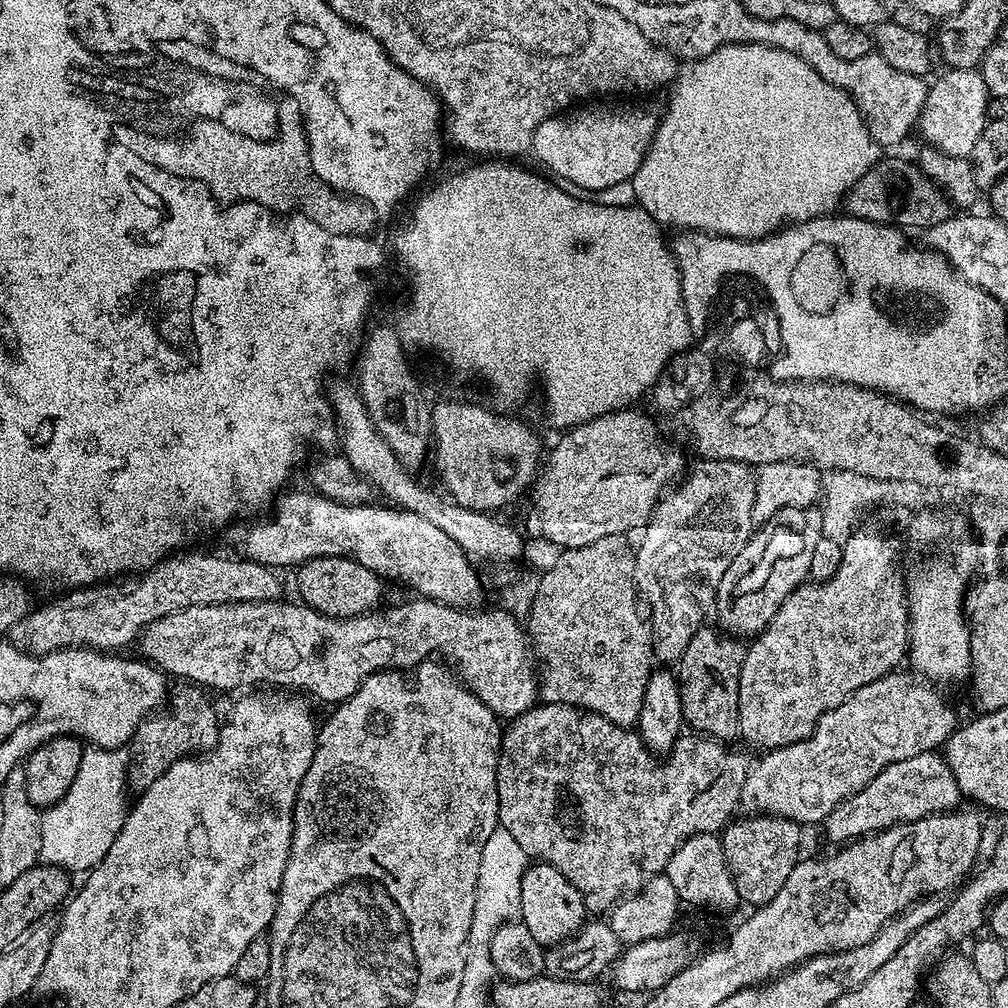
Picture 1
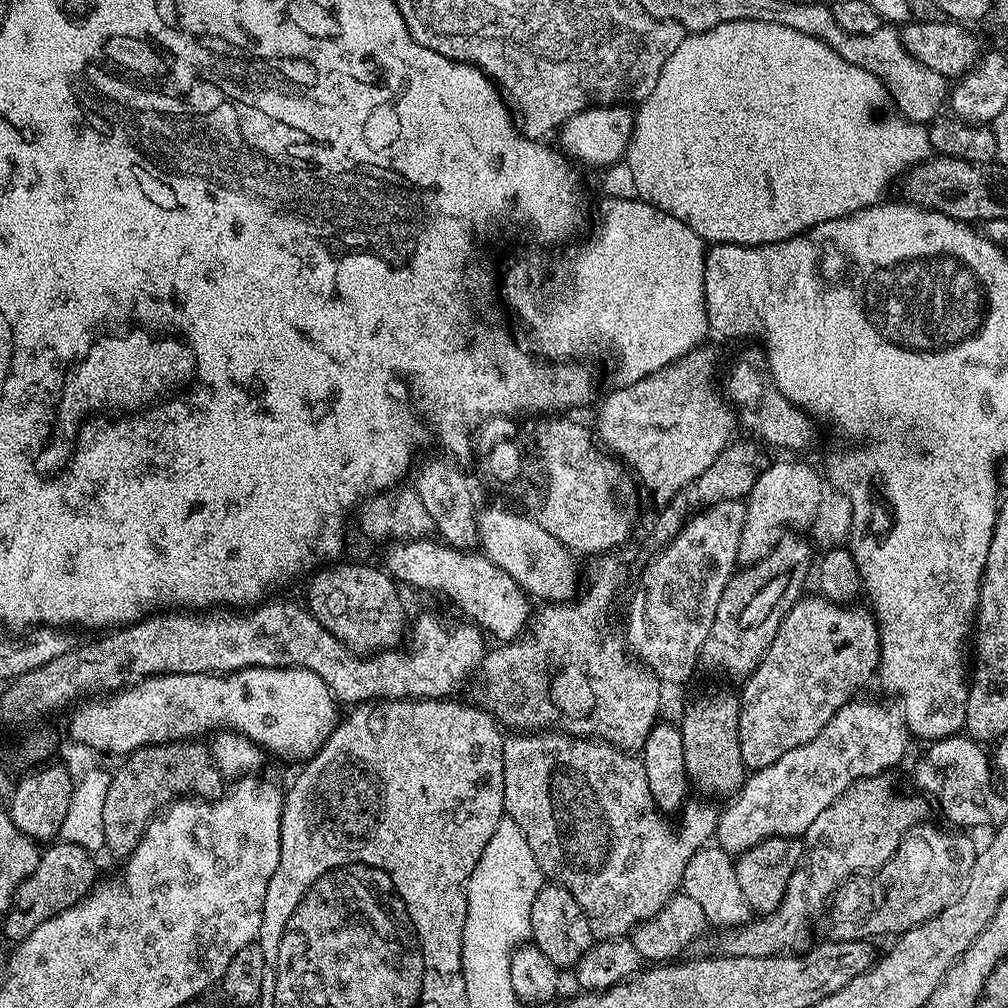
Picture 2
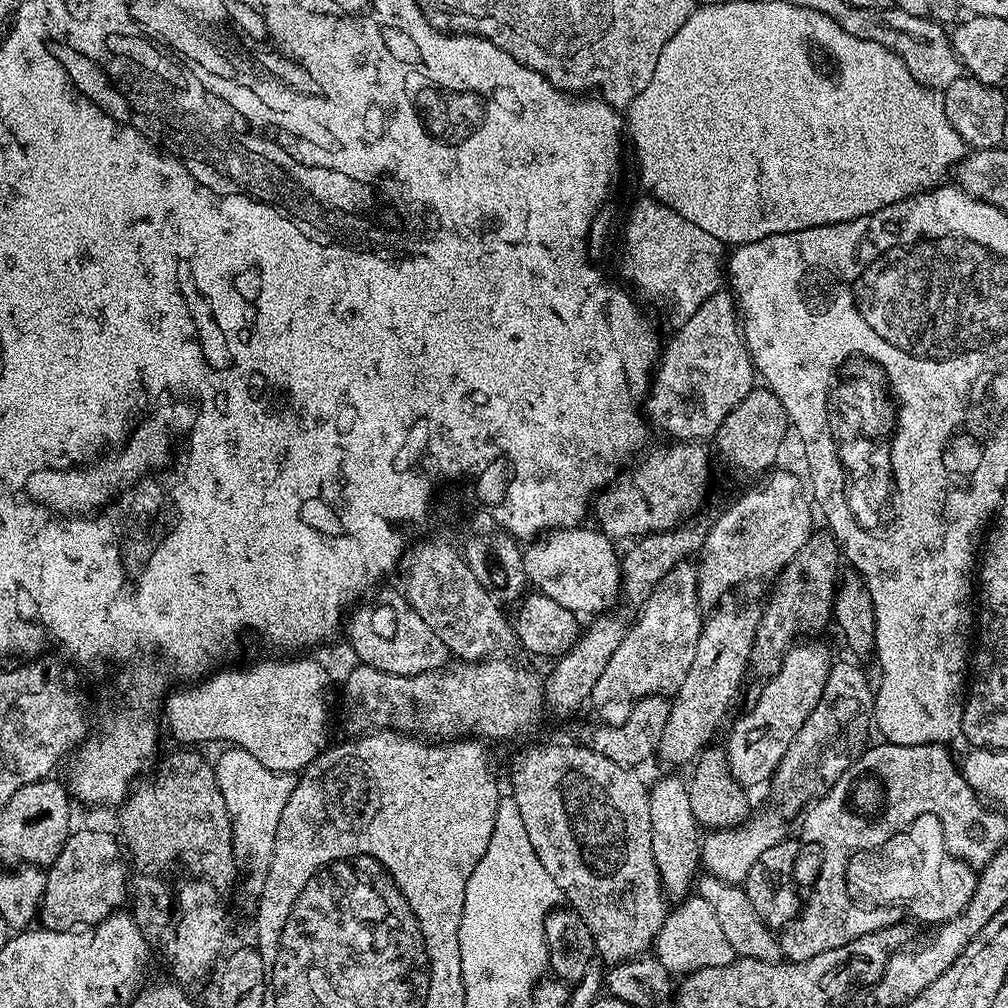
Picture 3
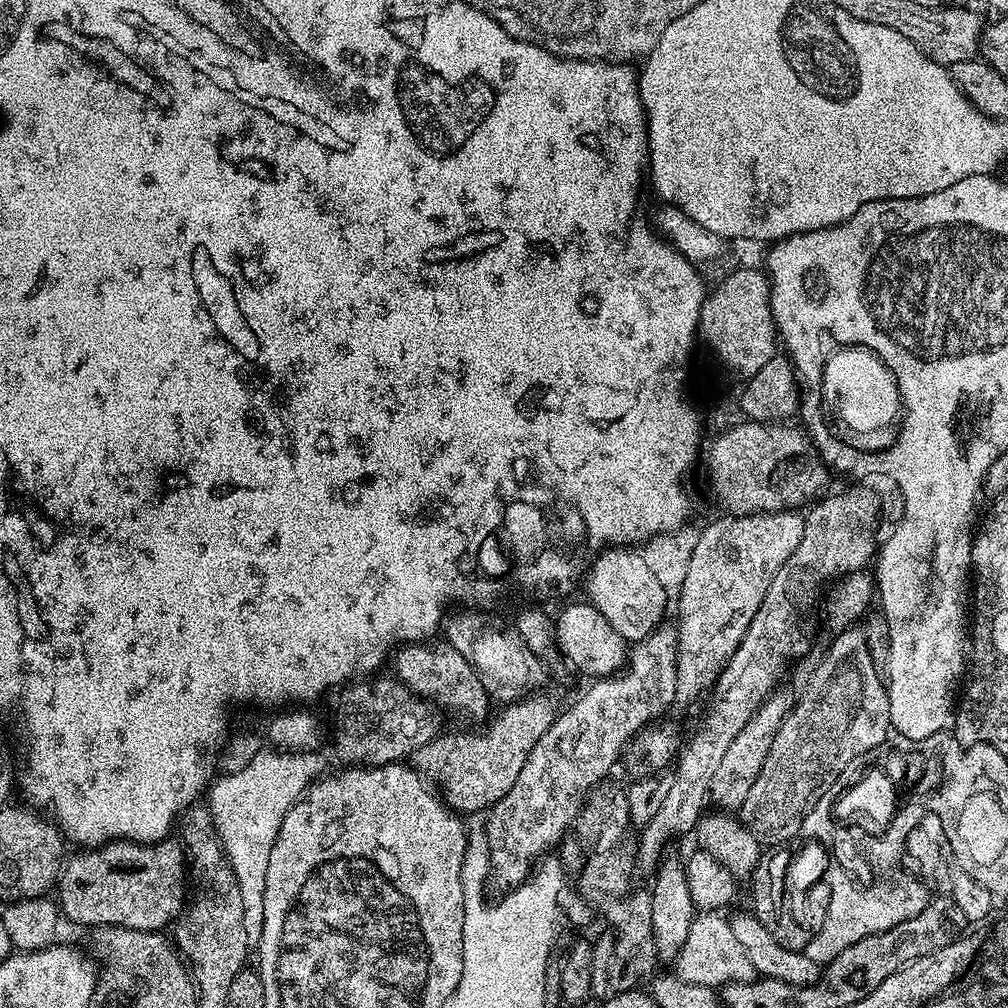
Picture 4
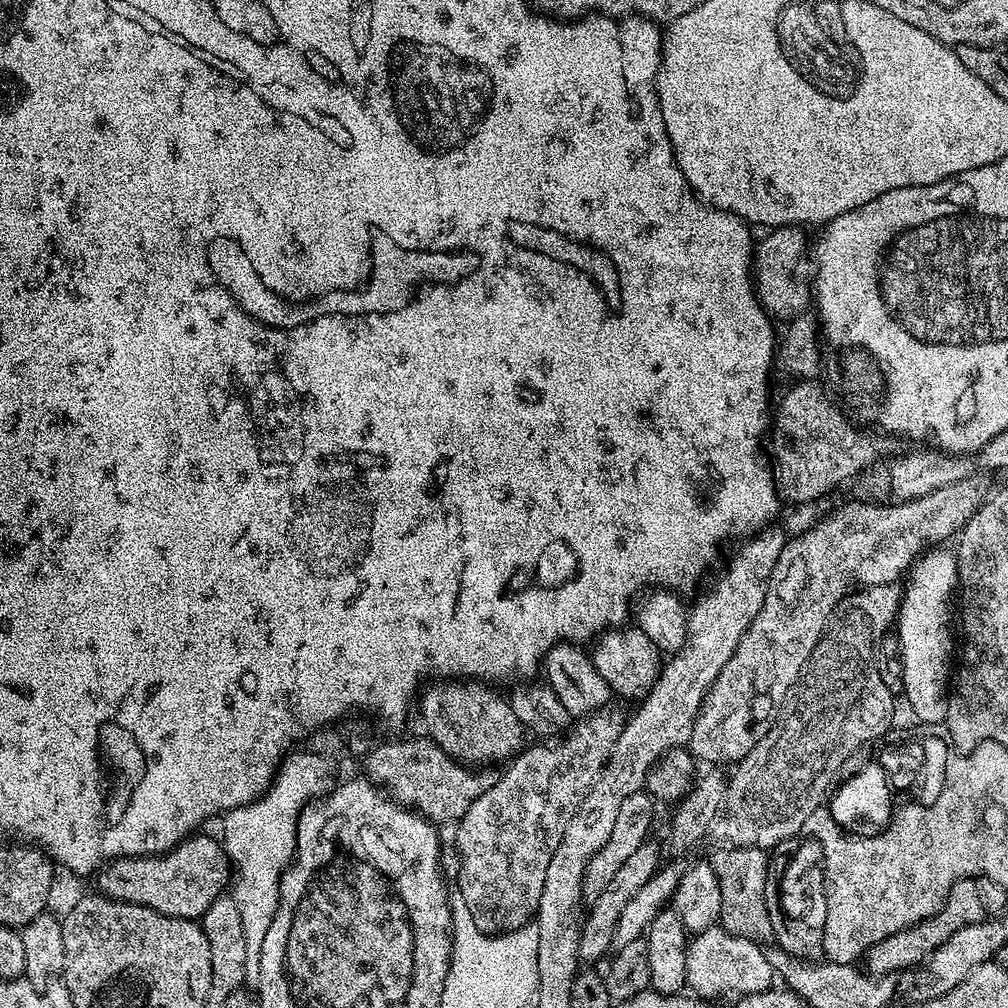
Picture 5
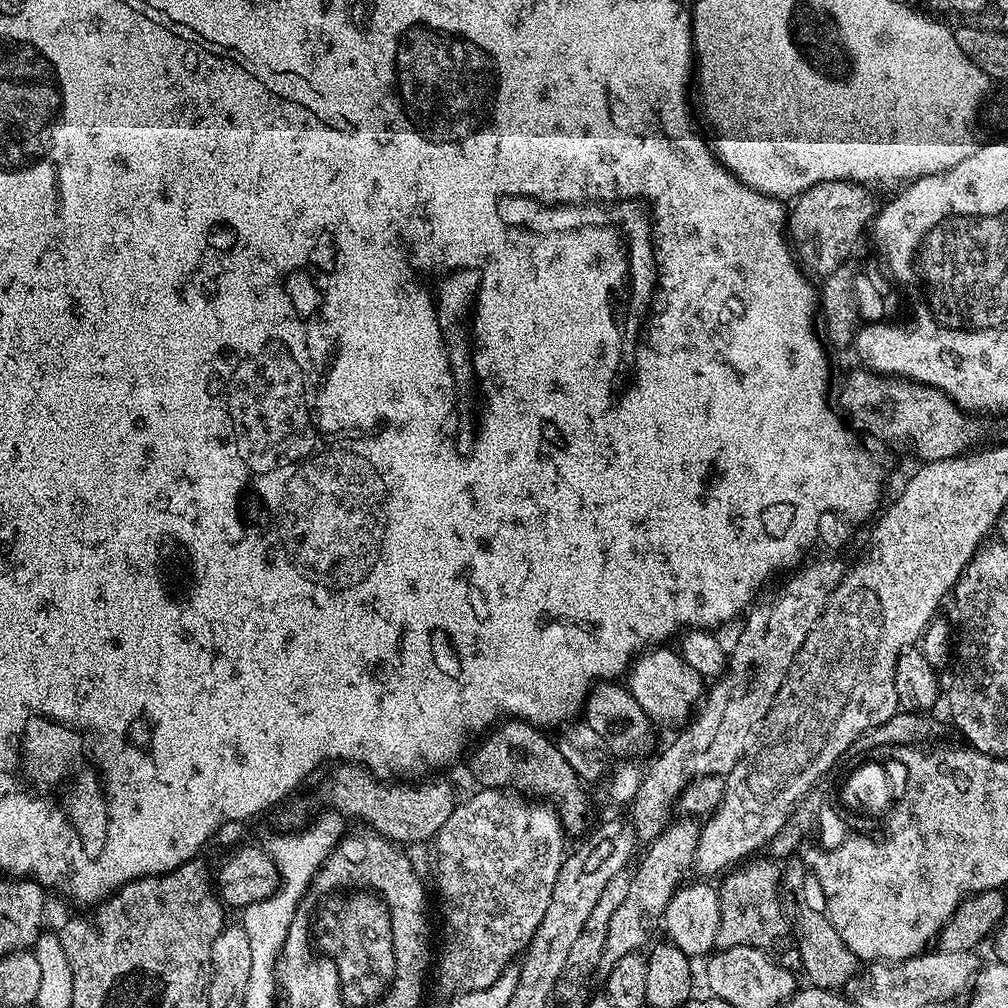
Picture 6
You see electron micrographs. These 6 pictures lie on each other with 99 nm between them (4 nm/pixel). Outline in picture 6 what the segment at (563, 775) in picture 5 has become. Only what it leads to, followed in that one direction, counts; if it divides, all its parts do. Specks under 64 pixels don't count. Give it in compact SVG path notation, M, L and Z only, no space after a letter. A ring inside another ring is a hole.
M480 788L468 801L457 803L456 809L446 818L446 826L436 835L436 884L440 887L440 896L444 899L444 933L438 936L438 948L444 953L440 956L440 969L436 972L436 984L445 992L445 997L451 998L462 992L473 992L488 988L513 963L512 956L519 957L527 949L534 938L538 926L542 922L542 914L546 914L546 906L550 906L550 894L554 890L554 882L558 878L558 870L566 855L564 848L566 833L560 822L560 815L547 802L537 802L535 799L525 799L523 795L512 790L499 788Z

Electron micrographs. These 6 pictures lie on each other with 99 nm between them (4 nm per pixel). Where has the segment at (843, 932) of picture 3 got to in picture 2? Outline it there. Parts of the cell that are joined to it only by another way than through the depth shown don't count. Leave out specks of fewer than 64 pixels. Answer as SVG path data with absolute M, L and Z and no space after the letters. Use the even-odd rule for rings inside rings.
M825 856L811 858L807 862L801 863L796 871L792 873L790 882L786 886L784 901L777 907L775 912L767 913L766 918L760 918L755 922L749 922L739 928L730 928L719 933L721 956L774 956L777 954L800 954L813 943L812 932L808 927L812 924L812 919L816 915L825 911L826 905L831 901L833 893L836 892L841 883L838 878L838 870L834 870L832 862L828 862Z

